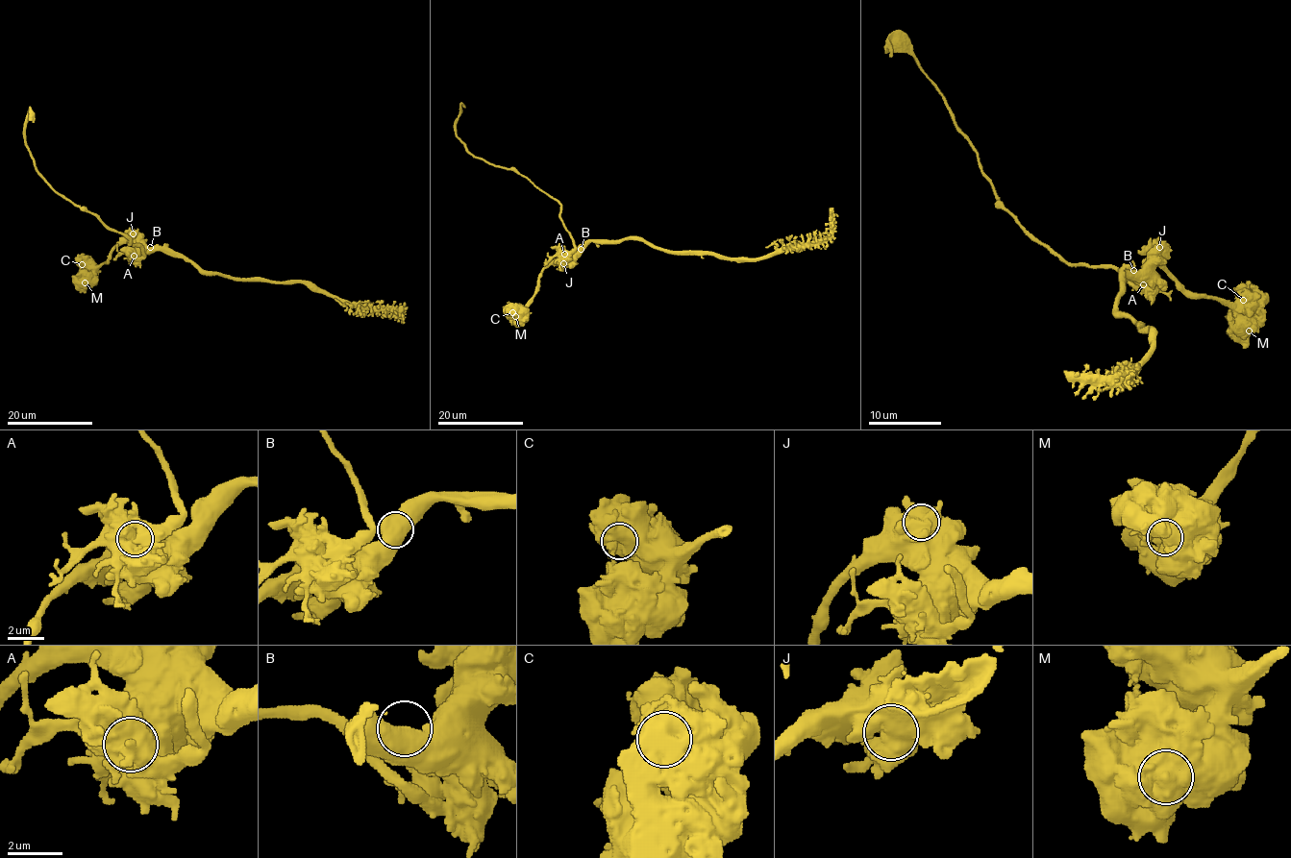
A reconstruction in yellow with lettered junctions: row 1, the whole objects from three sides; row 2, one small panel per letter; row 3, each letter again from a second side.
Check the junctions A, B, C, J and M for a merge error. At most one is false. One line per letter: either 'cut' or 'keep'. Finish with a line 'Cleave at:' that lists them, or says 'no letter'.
A: cut
B: keep
C: keep
J: keep
M: keep
Cleave at: A

